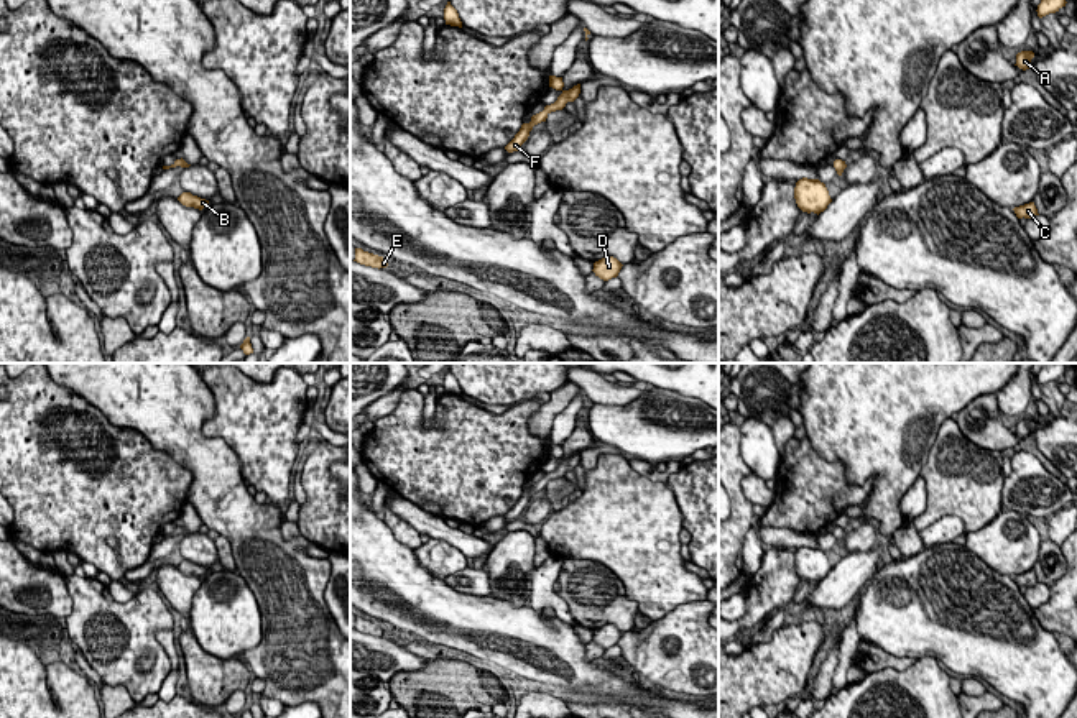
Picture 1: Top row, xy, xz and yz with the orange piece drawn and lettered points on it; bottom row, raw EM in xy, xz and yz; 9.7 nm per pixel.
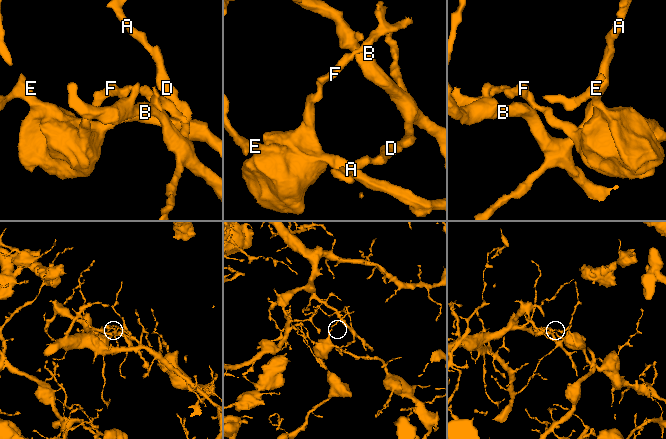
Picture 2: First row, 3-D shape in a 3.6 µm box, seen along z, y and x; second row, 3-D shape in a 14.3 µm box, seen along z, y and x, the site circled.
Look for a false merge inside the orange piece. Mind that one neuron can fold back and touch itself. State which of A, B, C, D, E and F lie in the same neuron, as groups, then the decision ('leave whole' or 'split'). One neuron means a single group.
A B D / C E F; split

